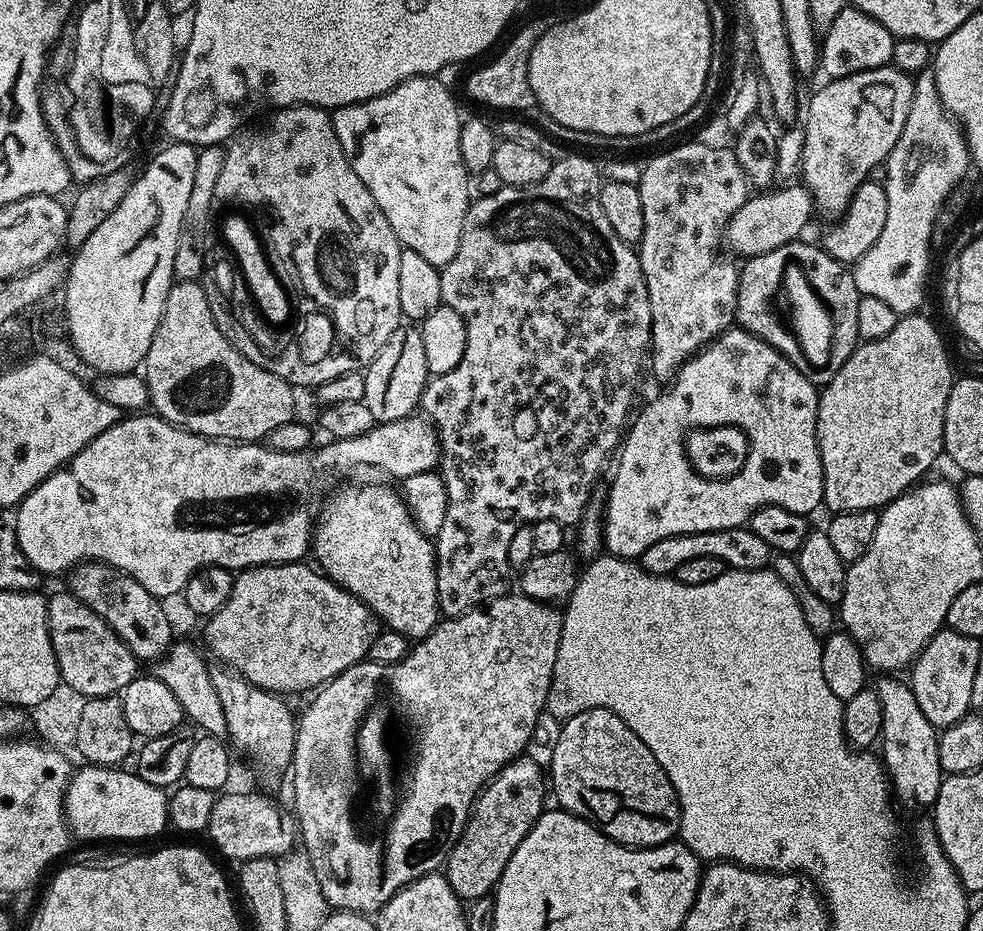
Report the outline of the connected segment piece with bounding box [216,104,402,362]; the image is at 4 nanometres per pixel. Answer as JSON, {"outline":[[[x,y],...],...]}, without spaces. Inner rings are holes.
{"outline":[[[298,104],[273,111],[271,115],[272,117],[265,124],[257,123],[255,126],[245,127],[227,145],[222,162],[222,174],[218,178],[216,187],[216,199],[220,202],[225,200],[228,204],[245,204],[248,208],[272,208],[272,225],[268,228],[266,244],[270,249],[271,259],[278,265],[280,281],[288,290],[296,289],[298,286],[298,278],[295,276],[298,276],[300,270],[294,262],[332,262],[332,272],[338,278],[338,322],[336,322],[338,324],[338,328],[336,328],[338,342],[345,344],[347,351],[351,355],[353,352],[361,362],[372,360],[378,354],[378,350],[382,350],[382,346],[386,346],[386,338],[390,338],[390,334],[394,334],[394,330],[401,327],[402,324],[398,306],[398,258],[402,251],[400,240],[394,234],[390,222],[386,222],[386,214],[382,214],[382,210],[378,210],[378,202],[374,202],[374,198],[370,198],[370,190],[366,190],[366,186],[362,186],[362,178],[358,178],[358,174],[354,174],[354,170],[338,142],[338,134],[334,134],[332,117],[325,109],[313,108],[311,104]]]}

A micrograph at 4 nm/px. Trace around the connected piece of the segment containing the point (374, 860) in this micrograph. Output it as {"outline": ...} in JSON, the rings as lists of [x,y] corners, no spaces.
{"outline":[[[510,592],[489,601],[485,608],[472,609],[464,612],[462,616],[439,621],[430,635],[417,641],[398,663],[360,661],[353,668],[347,668],[345,672],[323,685],[313,695],[317,696],[305,706],[304,713],[299,713],[296,745],[290,765],[293,804],[291,807],[294,809],[303,851],[308,857],[312,872],[317,876],[320,892],[324,895],[329,909],[375,914],[381,906],[390,902],[390,898],[398,890],[426,873],[437,871],[445,863],[450,849],[461,836],[476,797],[484,786],[507,763],[526,750],[540,712],[543,713],[551,696],[554,662],[557,658],[548,656],[548,628],[544,628],[544,644],[536,644],[540,636],[536,636],[536,632],[524,632],[524,628],[520,628],[520,624],[512,620],[512,600],[522,600],[524,597],[524,593]]]}

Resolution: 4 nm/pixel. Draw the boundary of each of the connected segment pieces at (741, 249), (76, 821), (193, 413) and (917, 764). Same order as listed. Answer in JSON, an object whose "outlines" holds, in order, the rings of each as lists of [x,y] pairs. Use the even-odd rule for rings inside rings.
{"outlines":[[[[796,182],[789,188],[764,190],[761,196],[749,195],[748,200],[728,220],[726,244],[729,244],[740,258],[768,254],[770,250],[778,250],[787,243],[795,241],[800,231],[811,222],[814,217],[812,195],[803,183]],[[772,191],[773,192],[768,192]]],[[[85,763],[84,768],[77,767],[73,771],[72,779],[68,781],[68,788],[64,792],[64,818],[68,821],[68,827],[73,837],[81,836],[81,841],[84,842],[96,842],[92,840],[148,840],[151,836],[159,834],[163,828],[169,827],[168,823],[168,798],[169,793],[163,788],[158,786],[150,786],[150,782],[142,782],[142,778],[137,776],[135,771],[128,770],[123,772],[125,769],[120,766],[97,766],[90,763]]],[[[194,280],[173,283],[166,294],[166,306],[154,342],[150,342],[150,350],[142,365],[142,375],[148,384],[148,399],[155,415],[169,420],[177,428],[185,428],[187,432],[229,442],[263,441],[270,430],[294,418],[295,412],[292,411],[296,408],[296,400],[292,397],[293,385],[279,374],[270,374],[263,363],[247,360],[224,336],[227,336],[225,329],[216,325],[203,283]]],[[[880,678],[880,681],[874,684],[878,698],[882,702],[882,734],[878,741],[879,759],[884,765],[884,771],[888,774],[890,787],[894,793],[895,799],[900,800],[904,804],[925,804],[931,806],[935,804],[938,798],[938,790],[940,789],[940,781],[942,773],[940,763],[938,762],[938,729],[935,728],[926,718],[926,714],[922,714],[922,710],[918,710],[918,702],[912,693],[911,683],[904,684],[900,678]]]]}

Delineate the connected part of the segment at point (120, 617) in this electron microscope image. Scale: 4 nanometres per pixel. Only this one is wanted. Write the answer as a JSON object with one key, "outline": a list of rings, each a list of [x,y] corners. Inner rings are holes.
{"outline":[[[85,562],[76,565],[70,573],[70,590],[74,598],[78,598],[94,614],[98,614],[126,642],[126,646],[136,655],[137,661],[155,662],[161,658],[167,657],[168,649],[174,643],[172,636],[172,624],[168,621],[168,616],[164,613],[161,601],[142,582],[130,578],[117,568],[111,568],[108,564],[97,564],[95,562]]]}

